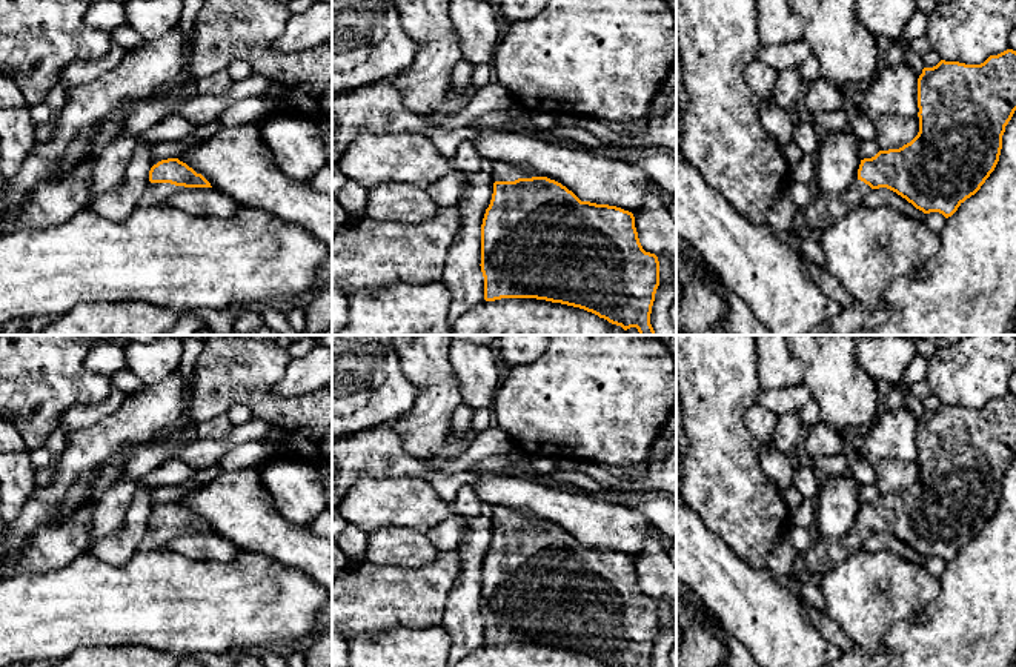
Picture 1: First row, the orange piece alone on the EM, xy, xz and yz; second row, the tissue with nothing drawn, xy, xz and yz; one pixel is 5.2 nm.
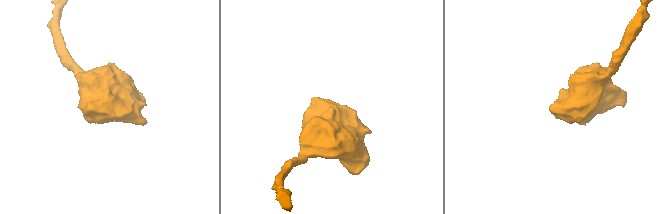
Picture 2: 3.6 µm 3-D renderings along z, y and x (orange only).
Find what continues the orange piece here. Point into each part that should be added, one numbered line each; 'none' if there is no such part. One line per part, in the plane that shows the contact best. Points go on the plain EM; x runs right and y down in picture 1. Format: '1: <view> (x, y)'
1: xz (501, 517)

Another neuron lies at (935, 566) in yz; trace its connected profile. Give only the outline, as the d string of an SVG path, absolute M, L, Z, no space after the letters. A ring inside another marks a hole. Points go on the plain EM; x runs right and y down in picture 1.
M939 556L925 558L925 570L936 579L939 579L945 570L947 562Z

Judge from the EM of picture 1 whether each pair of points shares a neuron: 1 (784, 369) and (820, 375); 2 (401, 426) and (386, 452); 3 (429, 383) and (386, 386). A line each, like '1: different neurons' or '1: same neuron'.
1: different neurons
2: different neurons
3: different neurons

